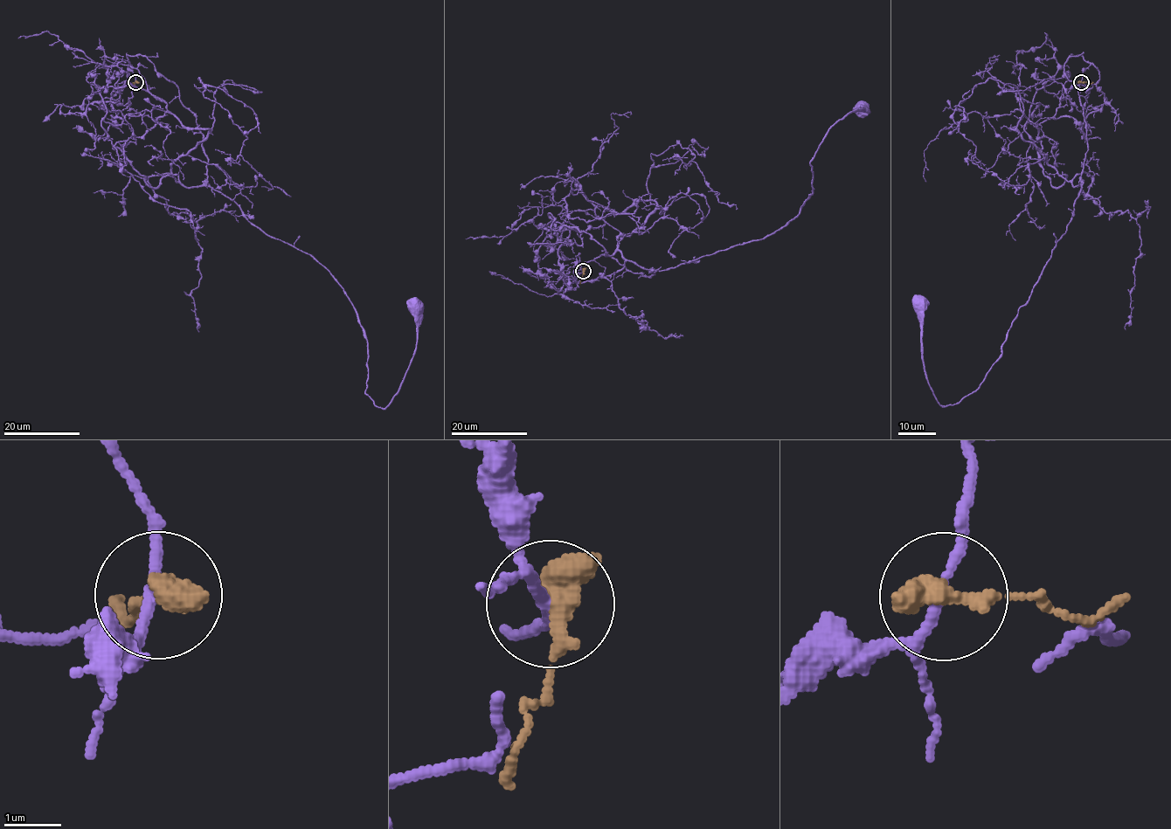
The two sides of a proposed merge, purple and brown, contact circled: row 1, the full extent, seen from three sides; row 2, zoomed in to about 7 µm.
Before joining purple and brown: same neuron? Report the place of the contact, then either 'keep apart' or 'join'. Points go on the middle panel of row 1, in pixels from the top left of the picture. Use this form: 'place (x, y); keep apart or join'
place (583, 271); keep apart

